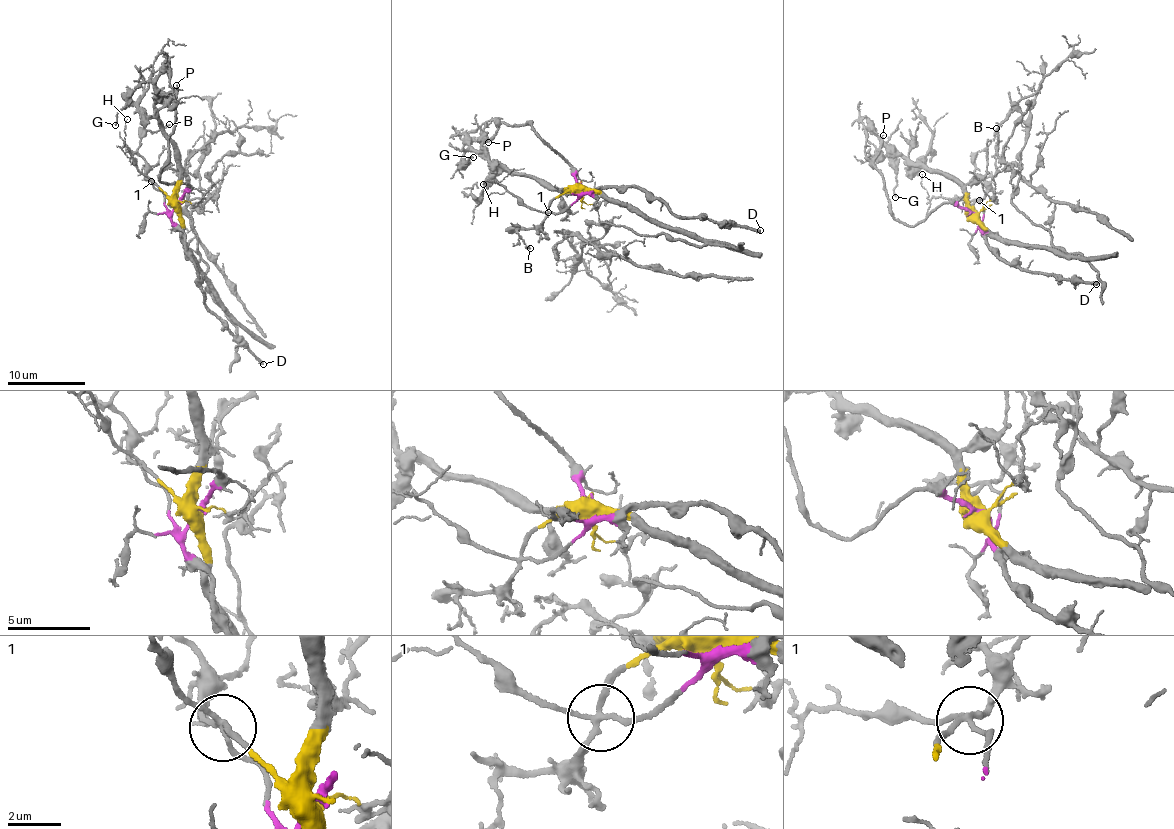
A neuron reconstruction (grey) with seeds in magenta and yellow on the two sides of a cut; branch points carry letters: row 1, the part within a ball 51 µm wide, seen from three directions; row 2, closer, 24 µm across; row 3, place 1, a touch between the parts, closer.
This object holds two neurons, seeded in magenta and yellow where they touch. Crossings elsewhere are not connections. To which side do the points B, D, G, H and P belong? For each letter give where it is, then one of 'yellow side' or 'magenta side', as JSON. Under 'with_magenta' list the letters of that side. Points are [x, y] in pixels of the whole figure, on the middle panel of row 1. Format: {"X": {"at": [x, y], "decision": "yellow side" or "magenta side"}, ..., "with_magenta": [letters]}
{"B": {"at": [530, 248], "decision": "yellow side"}, "D": {"at": [760, 230], "decision": "magenta side"}, "G": {"at": [473, 157], "decision": "yellow side"}, "H": {"at": [483, 184], "decision": "magenta side"}, "P": {"at": [488, 142], "decision": "magenta side"}, "with_magenta": ["D", "H", "P"]}

